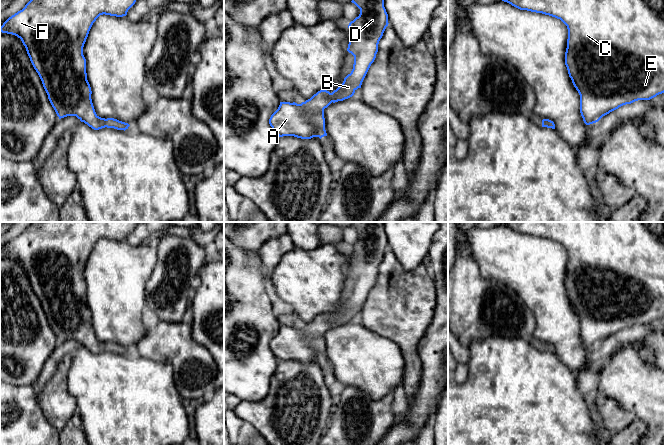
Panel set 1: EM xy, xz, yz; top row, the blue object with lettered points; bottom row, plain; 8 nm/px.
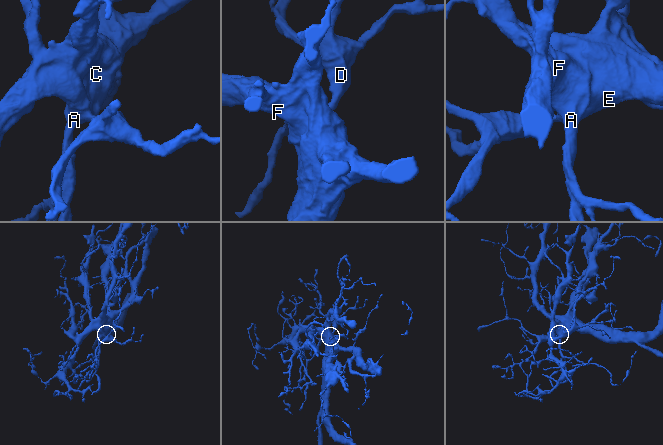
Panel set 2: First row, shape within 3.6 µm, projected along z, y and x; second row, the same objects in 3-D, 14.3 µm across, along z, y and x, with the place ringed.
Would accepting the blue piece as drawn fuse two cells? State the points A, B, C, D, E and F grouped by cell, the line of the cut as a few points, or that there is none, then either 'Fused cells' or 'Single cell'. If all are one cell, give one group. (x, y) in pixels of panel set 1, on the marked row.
Groups: A B C D E F. No split. Single cell

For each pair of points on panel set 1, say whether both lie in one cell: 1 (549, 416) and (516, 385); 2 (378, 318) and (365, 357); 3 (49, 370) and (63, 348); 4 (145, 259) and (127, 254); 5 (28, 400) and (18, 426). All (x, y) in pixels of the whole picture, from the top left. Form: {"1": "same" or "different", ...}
{"1": "same", "2": "different", "3": "same", "4": "same", "5": "same"}

